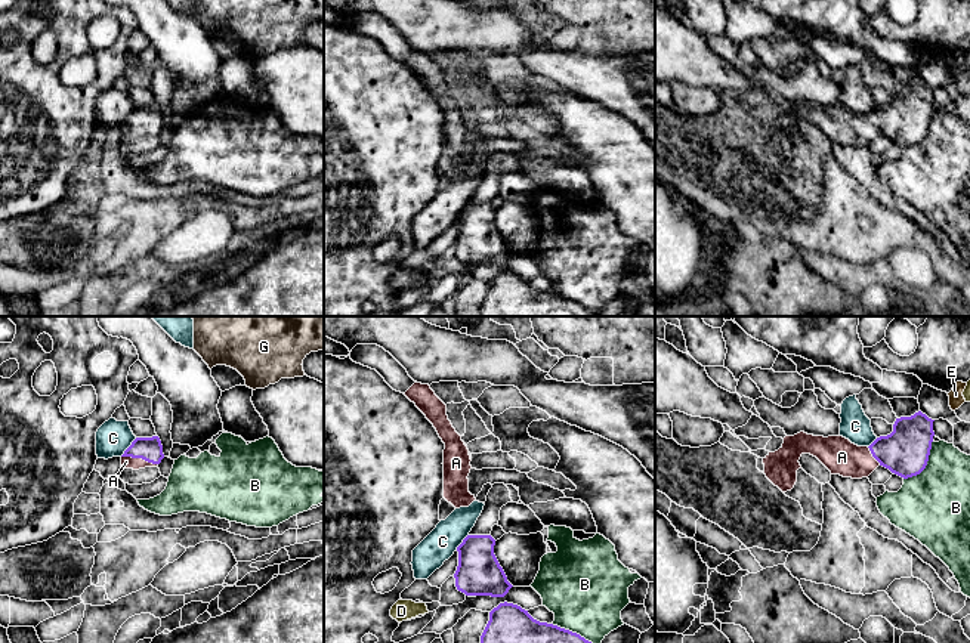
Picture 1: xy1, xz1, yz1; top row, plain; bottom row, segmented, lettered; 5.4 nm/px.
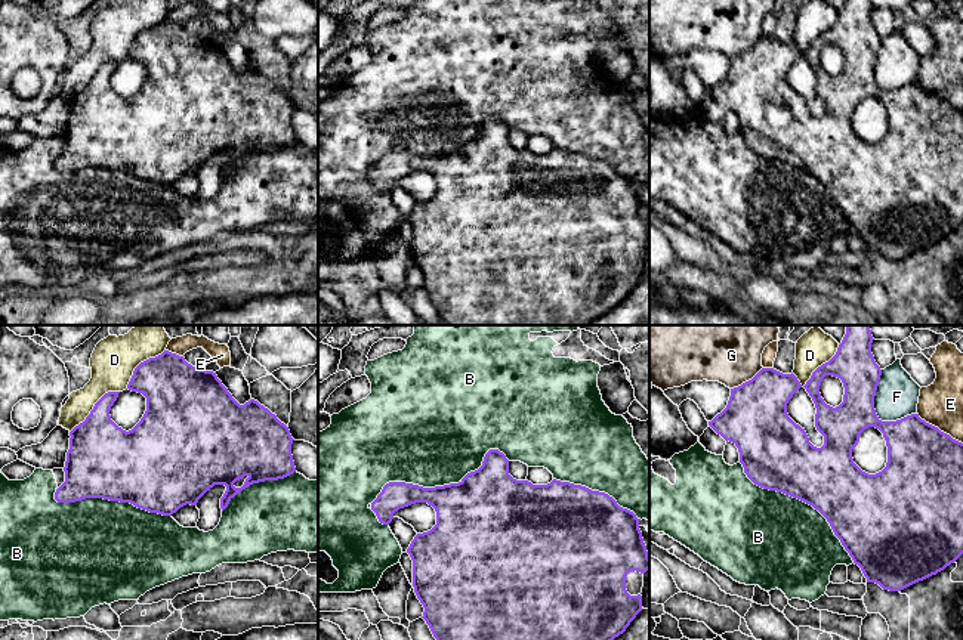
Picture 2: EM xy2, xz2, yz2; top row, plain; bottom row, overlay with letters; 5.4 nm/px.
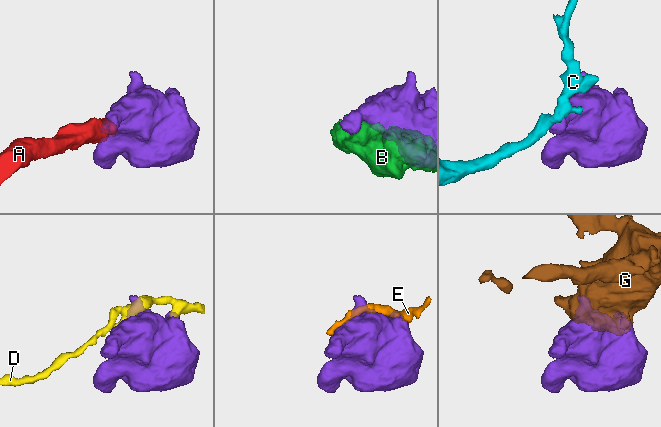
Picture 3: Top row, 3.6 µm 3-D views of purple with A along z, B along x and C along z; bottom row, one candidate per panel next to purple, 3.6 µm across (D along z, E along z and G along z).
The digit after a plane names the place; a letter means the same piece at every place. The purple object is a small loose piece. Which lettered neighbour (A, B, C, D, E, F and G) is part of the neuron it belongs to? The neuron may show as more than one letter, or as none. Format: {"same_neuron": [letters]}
{"same_neuron": ["A"]}

